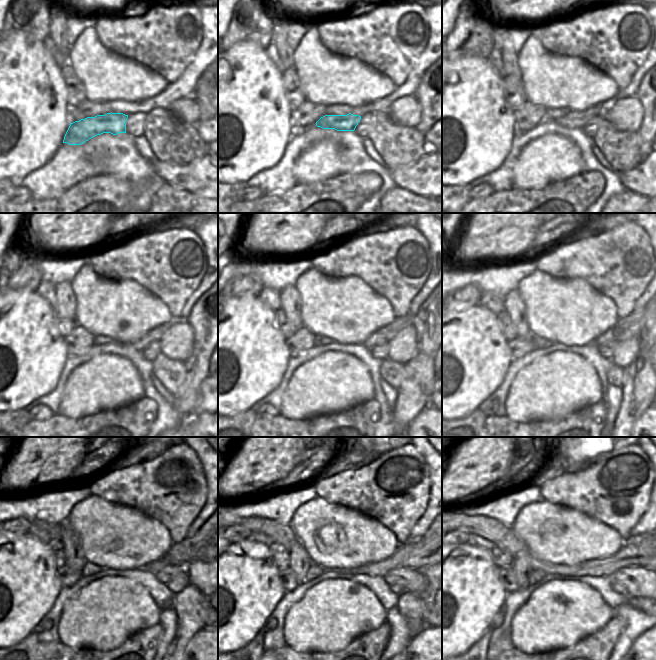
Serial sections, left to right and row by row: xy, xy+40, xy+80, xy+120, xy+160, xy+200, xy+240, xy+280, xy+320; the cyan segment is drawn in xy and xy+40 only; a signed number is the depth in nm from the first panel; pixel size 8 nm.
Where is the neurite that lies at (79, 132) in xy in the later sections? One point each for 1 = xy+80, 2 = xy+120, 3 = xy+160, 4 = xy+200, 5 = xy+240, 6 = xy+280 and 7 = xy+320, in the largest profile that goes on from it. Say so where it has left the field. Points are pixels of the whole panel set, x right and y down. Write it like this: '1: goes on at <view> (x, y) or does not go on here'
1: goes on at xy+80 (574, 119)
2: goes on at xy+120 (155, 334)
3: goes on at xy+160 (384, 335)
4: goes on at xy+200 (630, 326)
5: goes on at xy+240 (180, 554)
6: goes on at xy+280 (419, 552)
7: goes on at xy+320 (627, 552)

